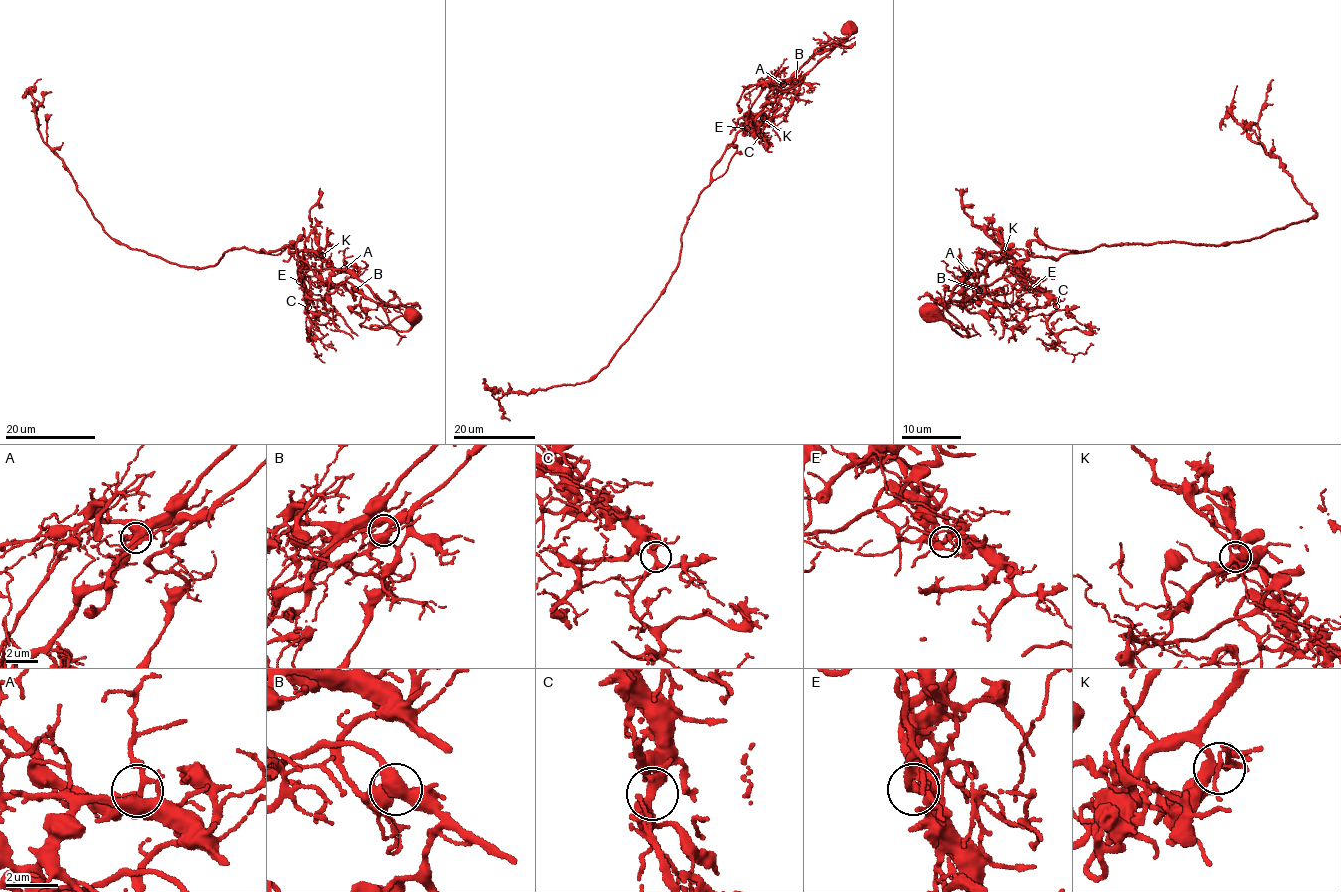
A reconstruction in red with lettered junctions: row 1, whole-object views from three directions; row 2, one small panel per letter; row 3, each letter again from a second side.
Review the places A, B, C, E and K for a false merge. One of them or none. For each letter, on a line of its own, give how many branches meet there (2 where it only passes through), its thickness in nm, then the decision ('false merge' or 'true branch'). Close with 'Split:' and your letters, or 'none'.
A: 4 | 320 nm | true branch
B: 4 | 360 nm | true branch
C: 4 | 300 nm | true branch
E: 4 | 280 nm | false merge
K: 4 | 320 nm | true branch
Split: E

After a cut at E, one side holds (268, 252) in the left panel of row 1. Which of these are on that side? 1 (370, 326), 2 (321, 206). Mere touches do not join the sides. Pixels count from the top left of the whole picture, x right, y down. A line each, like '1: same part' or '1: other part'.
1: same part
2: other part

